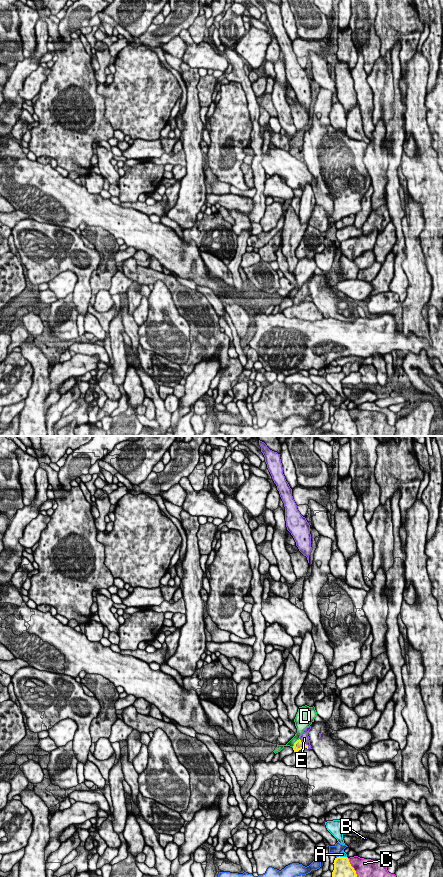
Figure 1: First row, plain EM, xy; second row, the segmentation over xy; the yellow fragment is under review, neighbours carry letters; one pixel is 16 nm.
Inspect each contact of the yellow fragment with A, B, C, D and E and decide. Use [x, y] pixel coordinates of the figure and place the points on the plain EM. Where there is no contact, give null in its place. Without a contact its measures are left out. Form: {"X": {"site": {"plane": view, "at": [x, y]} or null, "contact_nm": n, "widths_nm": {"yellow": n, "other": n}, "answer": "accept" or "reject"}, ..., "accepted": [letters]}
{"A": {"site": {"plane": "xy", "at": [343, 409]}, "contact_nm": 150, "widths_nm": {"yellow": 340, "other": 90}, "answer": "reject"}, "B": {"site": {"plane": "xy", "at": [337, 409]}, "contact_nm": 80, "widths_nm": {"yellow": 320, "other": 160}, "answer": "reject"}, "C": {"site": {"plane": "xy", "at": [355, 423]}, "contact_nm": 460, "widths_nm": {"yellow": 340, "other": 440}, "answer": "reject"}, "D": {"site": {"plane": "xy", "at": [294, 295]}, "contact_nm": 190, "widths_nm": {"yellow": 160, "other": 120}, "answer": "reject"}, "E": {"site": {"plane": "xy", "at": [303, 295]}, "contact_nm": 240, "widths_nm": {"yellow": 160, "other": 140}, "answer": "accept"}, "accepted": ["E"]}

